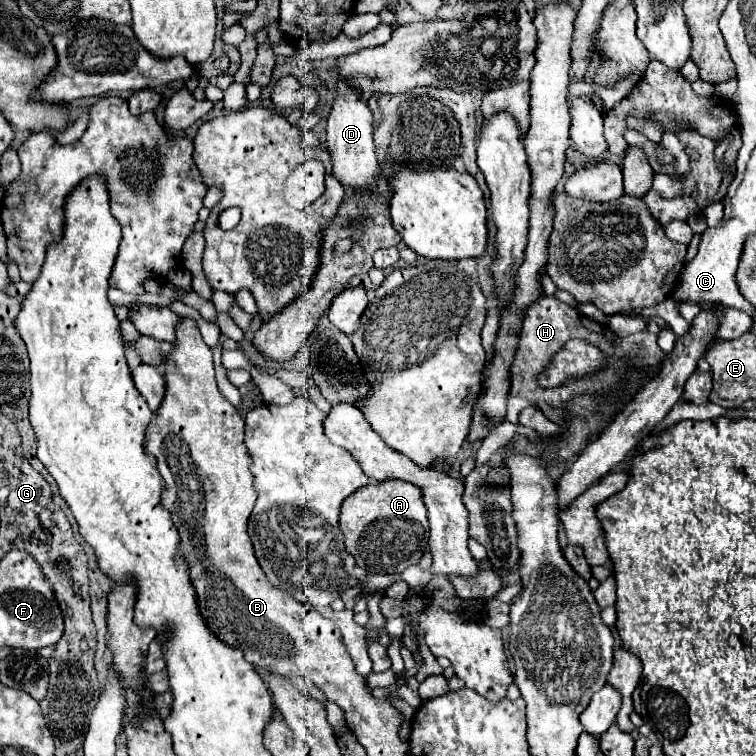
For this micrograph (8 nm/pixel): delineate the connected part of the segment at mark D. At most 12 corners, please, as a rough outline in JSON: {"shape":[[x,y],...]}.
{"shape":[[338,80],[326,132],[350,190],[380,174],[372,112]]}

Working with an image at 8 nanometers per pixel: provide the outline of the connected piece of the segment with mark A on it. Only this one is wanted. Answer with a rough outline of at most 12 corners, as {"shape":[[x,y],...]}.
{"shape":[[374,482],[342,504],[346,552],[402,574],[428,548],[422,492]]}

